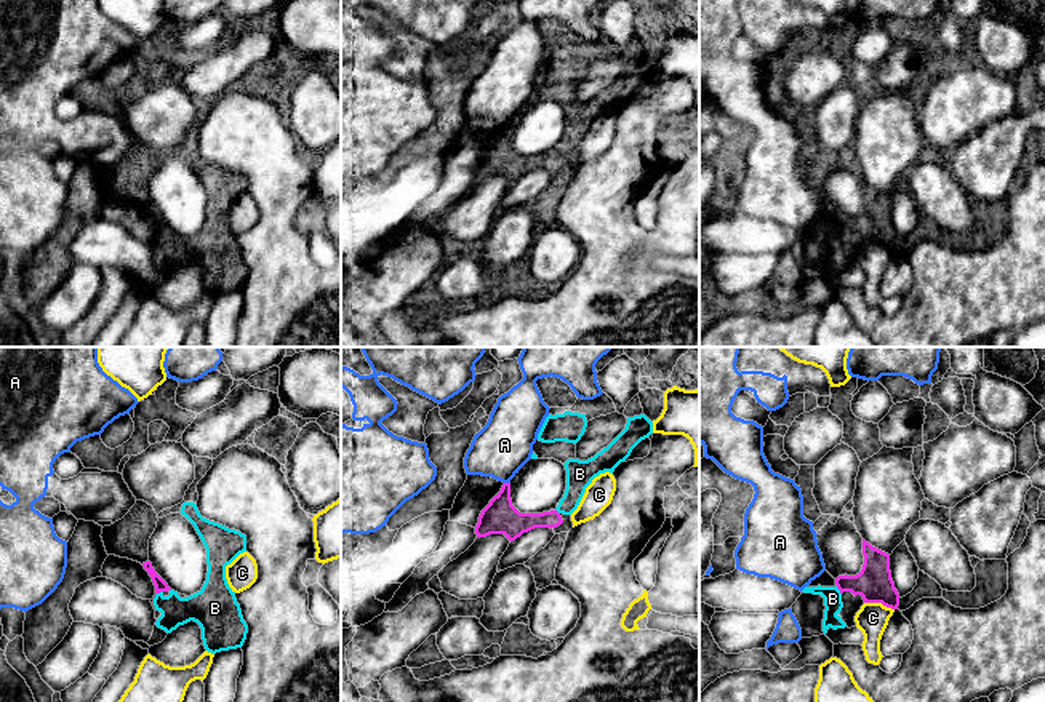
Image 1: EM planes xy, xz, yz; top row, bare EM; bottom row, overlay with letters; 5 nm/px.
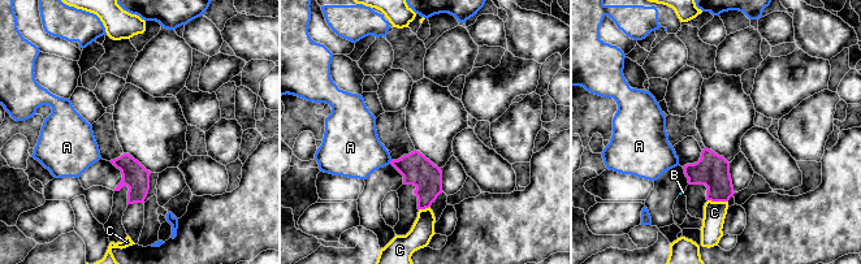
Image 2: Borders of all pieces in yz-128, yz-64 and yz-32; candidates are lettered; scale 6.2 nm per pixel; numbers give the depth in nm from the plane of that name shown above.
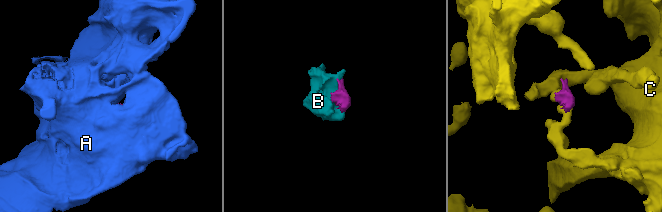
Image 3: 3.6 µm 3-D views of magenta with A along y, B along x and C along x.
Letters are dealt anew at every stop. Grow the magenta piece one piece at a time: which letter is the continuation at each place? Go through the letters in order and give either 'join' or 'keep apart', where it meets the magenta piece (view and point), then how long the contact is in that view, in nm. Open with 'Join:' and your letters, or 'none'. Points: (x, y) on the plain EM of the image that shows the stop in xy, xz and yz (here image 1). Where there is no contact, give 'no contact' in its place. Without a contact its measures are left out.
Join: B
A: keep apart | xz (508, 125) | 30 nm
B: join | yz (837, 229) | 60 nm
C: keep apart | yz (879, 243) | 160 nm

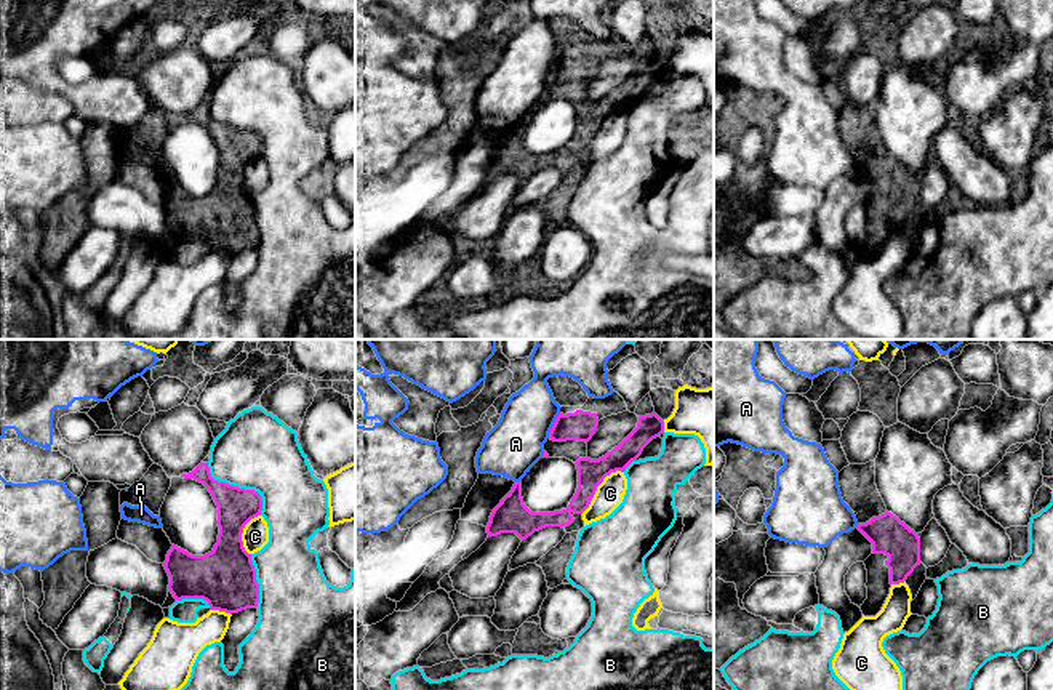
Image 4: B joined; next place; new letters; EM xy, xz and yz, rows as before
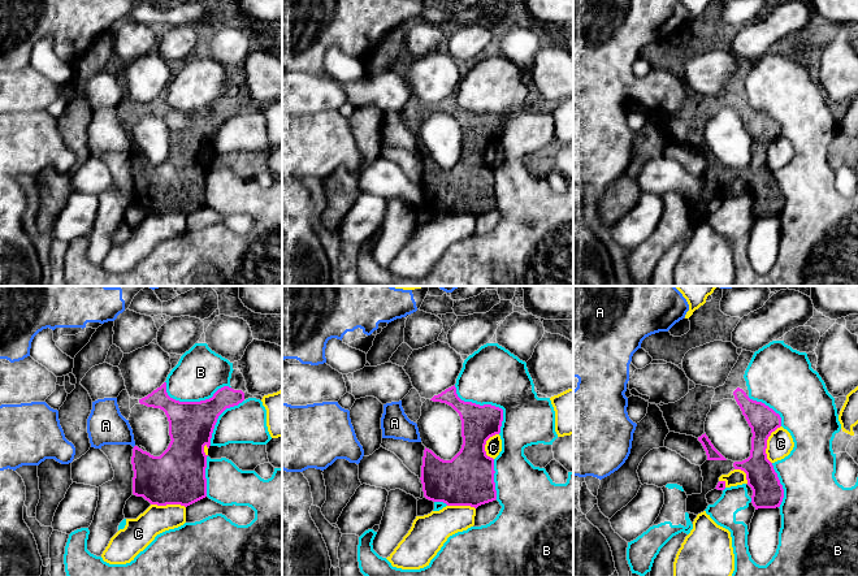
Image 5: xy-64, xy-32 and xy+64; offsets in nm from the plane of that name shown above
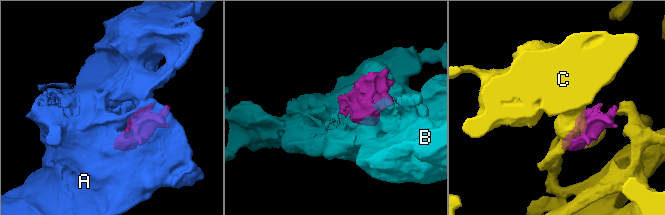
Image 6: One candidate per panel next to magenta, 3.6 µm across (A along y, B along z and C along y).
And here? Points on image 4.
Join: none
A: keep apart | xz (552, 68) | 140 nm
B: keep apart | xy (237, 128) | 380 nm
C: keep apart | xz (597, 127) | 300 nm

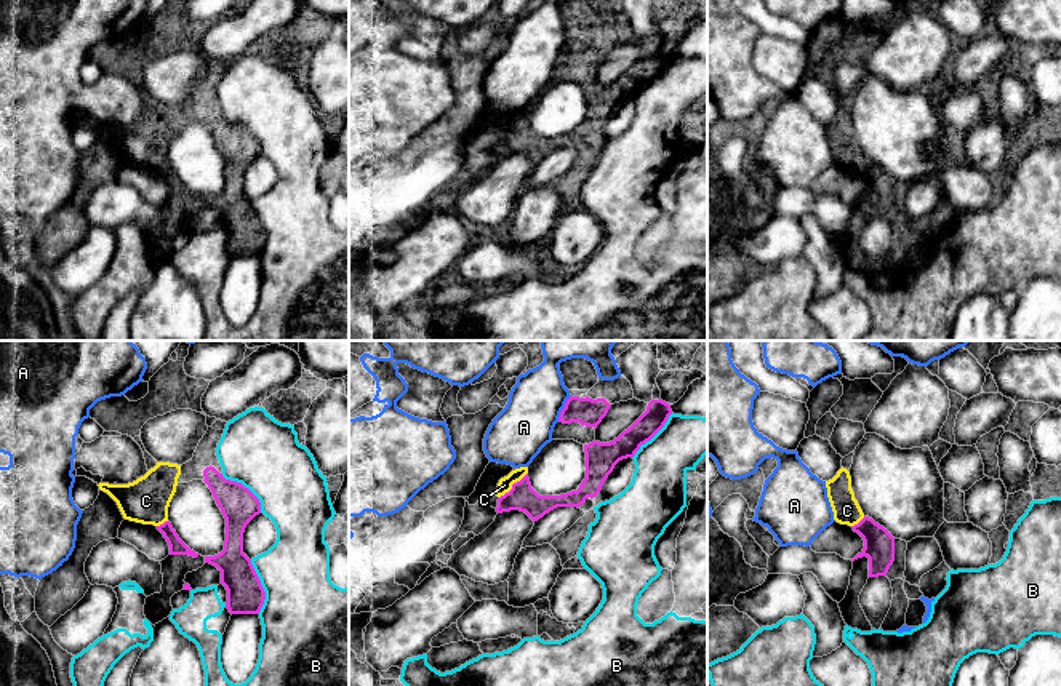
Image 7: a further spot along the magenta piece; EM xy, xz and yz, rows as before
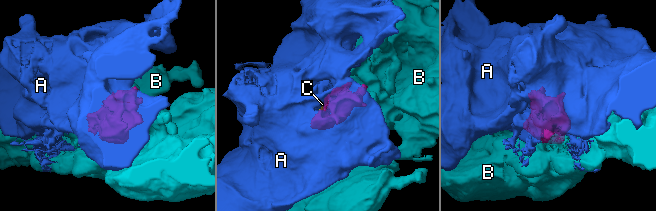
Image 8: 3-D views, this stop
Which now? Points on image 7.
Join: C
A: keep apart | xz (564, 50) | 150 nm
B: keep apart | xy (261, 229) | 280 nm
C: join | xz (512, 127) | 190 nm

